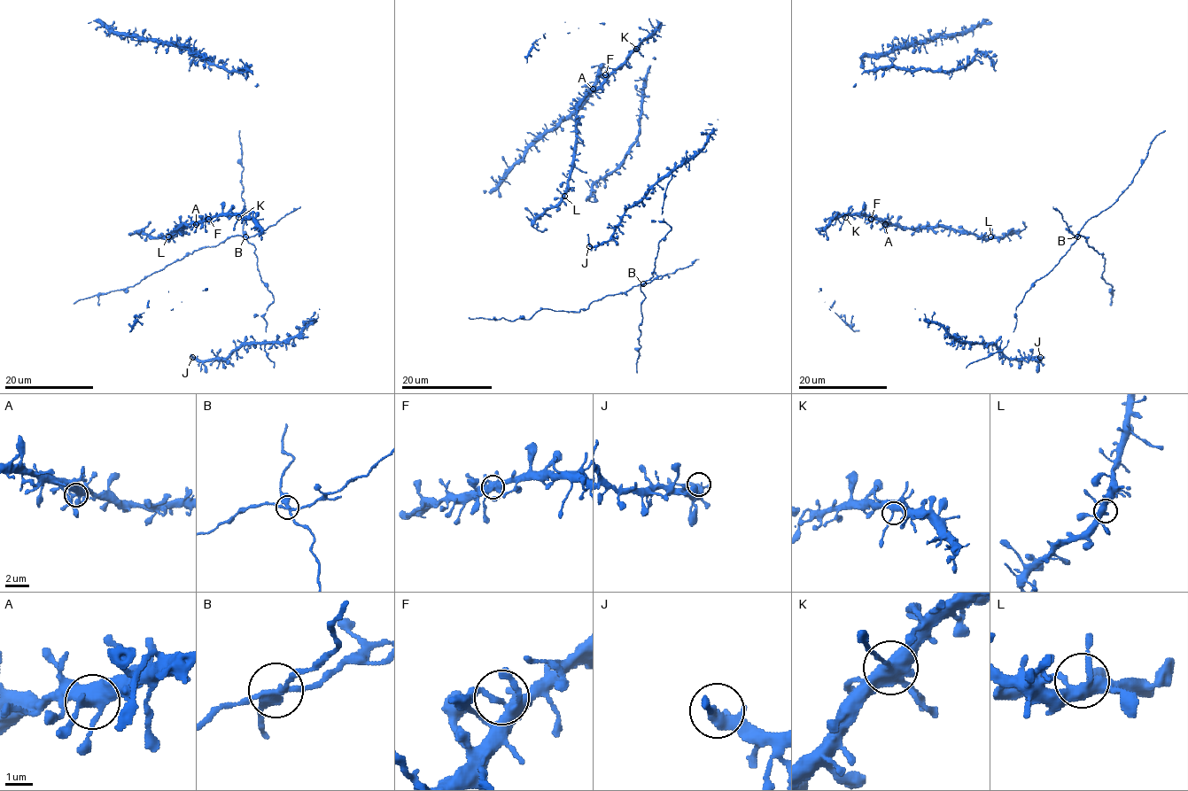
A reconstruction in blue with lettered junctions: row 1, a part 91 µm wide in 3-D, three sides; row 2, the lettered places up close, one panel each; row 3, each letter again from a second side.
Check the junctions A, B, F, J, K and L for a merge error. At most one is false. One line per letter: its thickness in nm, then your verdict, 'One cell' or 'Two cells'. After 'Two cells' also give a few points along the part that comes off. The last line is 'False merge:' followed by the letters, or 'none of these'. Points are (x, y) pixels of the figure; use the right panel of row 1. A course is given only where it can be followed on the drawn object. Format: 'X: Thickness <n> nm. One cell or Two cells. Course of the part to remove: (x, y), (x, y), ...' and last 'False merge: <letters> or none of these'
A: Thickness 440 nm. One cell
B: Thickness 280 nm. Two cells. Course of the part to remove: (1076, 236), (1083, 236), (1089, 246), (1102, 254), (1105, 259), (1102, 277), (1114, 290), (1110, 303)
F: Thickness 340 nm. One cell
J: Thickness 300 nm. One cell
K: Thickness 400 nm. One cell
L: Thickness 400 nm. One cell
False merge: B

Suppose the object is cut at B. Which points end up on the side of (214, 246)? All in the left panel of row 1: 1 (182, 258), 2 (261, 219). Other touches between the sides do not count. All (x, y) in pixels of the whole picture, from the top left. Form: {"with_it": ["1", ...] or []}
{"with_it": ["1"]}

